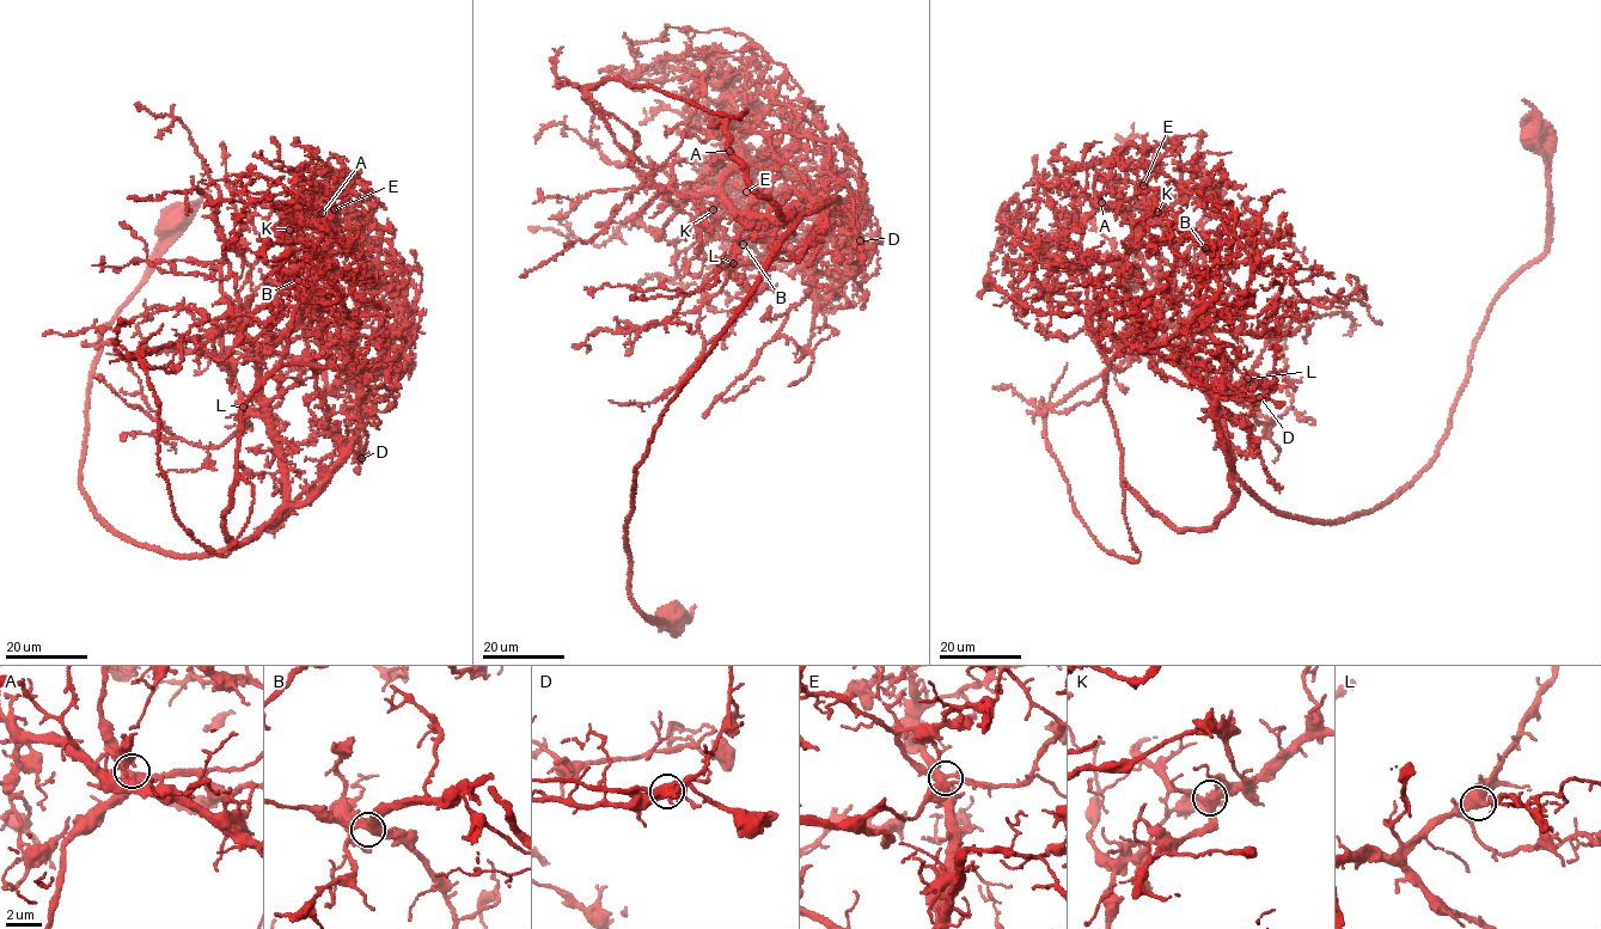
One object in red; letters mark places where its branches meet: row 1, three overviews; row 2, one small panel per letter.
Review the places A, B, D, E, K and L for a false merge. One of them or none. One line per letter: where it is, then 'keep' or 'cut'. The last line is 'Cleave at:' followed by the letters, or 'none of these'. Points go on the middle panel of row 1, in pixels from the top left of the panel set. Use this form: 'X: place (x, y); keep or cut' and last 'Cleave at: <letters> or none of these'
A: place (729, 151); keep
B: place (743, 244); keep
D: place (860, 240); keep
E: place (746, 191); keep
K: place (713, 209); keep
L: place (733, 263); keep
Cleave at: none of these

